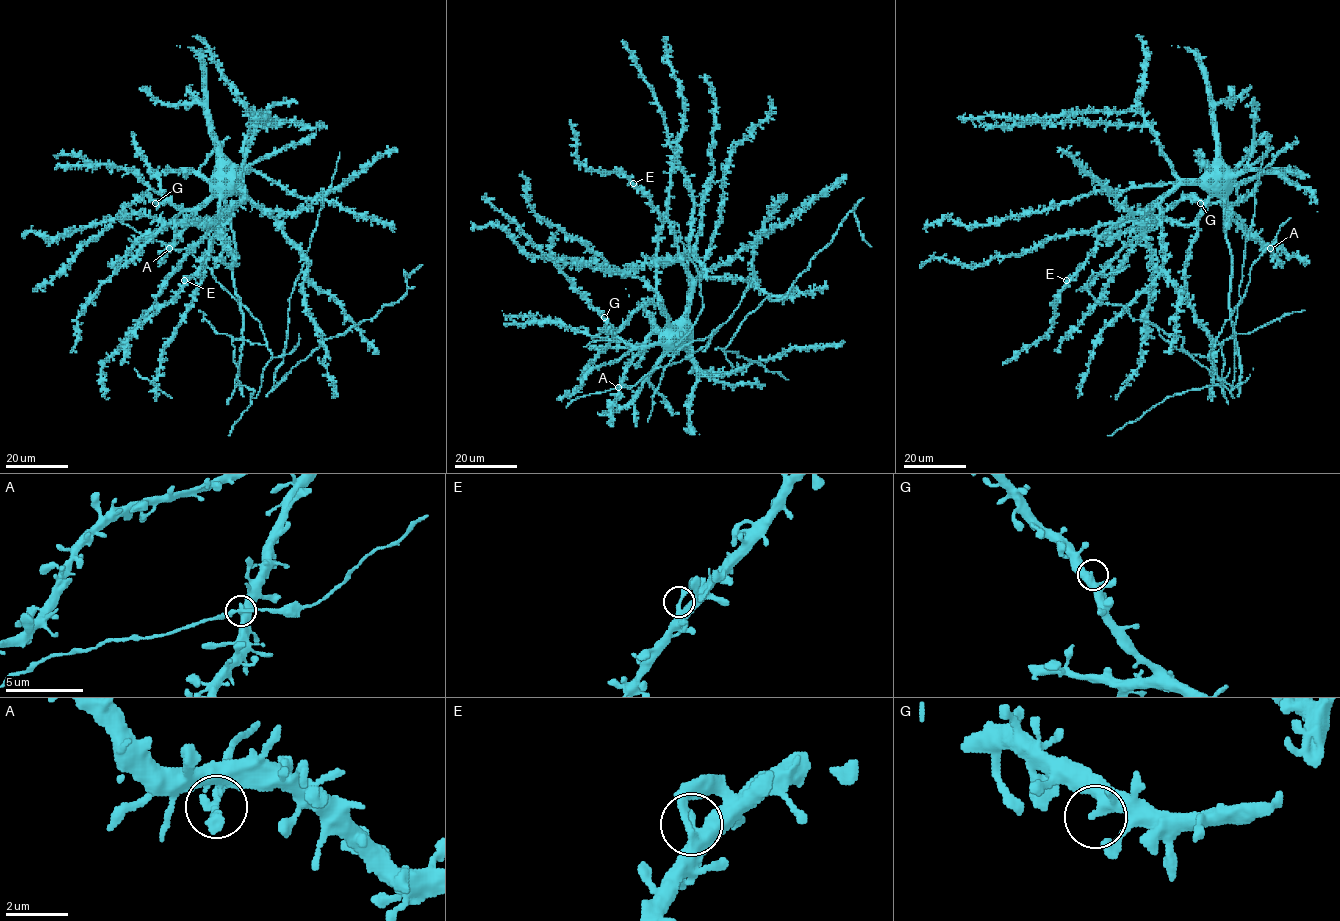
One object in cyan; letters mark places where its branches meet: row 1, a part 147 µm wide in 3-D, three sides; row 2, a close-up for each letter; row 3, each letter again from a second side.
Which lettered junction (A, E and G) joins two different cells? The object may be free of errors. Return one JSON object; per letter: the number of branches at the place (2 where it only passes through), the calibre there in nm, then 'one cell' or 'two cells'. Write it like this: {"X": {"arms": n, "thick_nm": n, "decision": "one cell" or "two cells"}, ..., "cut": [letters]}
{"A": {"arms": 3, "thick_nm": 200, "decision": "one cell"}, "E": {"arms": 3, "thick_nm": 260, "decision": "one cell"}, "G": {"arms": 3, "thick_nm": 240, "decision": "one cell"}, "cut": []}

